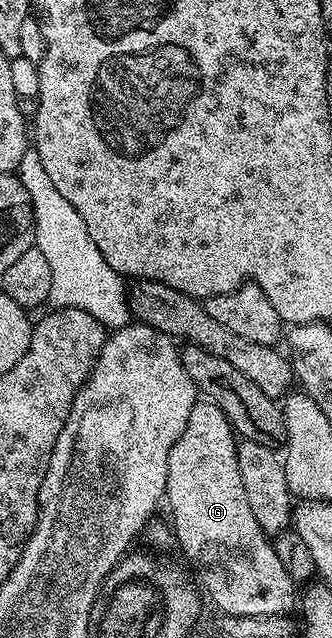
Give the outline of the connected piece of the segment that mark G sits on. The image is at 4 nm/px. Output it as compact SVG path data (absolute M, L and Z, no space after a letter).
M197 403L181 439L169 451L165 505L171 508L174 540L179 540L202 592L209 601L211 596L220 614L281 617L296 608L297 583L277 559L272 538L253 519L237 471L237 434L216 405Z

